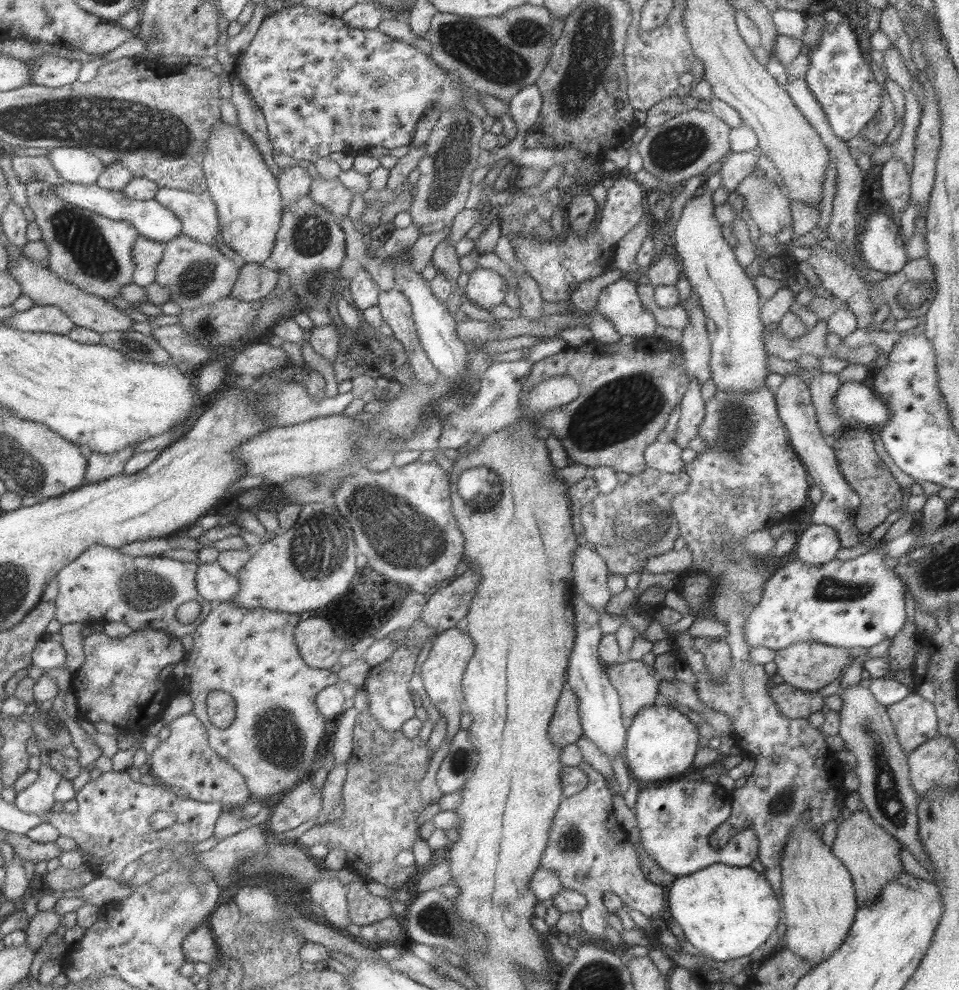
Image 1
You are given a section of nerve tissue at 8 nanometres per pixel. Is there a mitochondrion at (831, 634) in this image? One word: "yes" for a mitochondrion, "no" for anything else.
no

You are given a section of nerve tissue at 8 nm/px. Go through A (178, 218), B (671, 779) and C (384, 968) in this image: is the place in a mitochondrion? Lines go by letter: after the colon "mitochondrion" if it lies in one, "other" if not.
A: other
B: other
C: other

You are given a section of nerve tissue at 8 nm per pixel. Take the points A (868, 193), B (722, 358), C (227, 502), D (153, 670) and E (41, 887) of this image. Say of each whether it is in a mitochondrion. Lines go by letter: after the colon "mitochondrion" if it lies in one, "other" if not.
A: other
B: other
C: other
D: other
E: other

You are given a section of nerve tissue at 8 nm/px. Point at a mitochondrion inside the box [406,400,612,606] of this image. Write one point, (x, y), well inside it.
(494, 491)

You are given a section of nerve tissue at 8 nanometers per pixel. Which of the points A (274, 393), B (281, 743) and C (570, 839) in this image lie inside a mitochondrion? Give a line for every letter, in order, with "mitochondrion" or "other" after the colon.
A: mitochondrion
B: mitochondrion
C: mitochondrion

